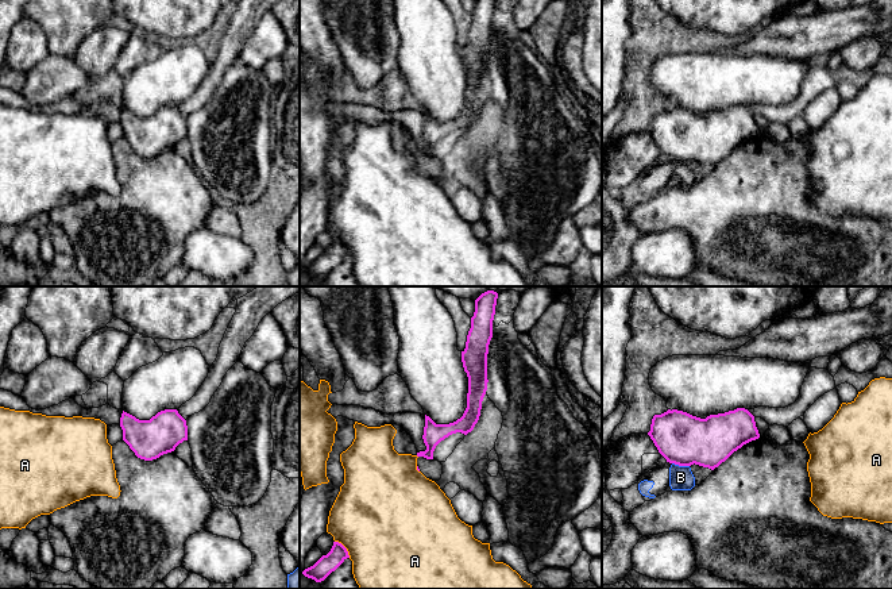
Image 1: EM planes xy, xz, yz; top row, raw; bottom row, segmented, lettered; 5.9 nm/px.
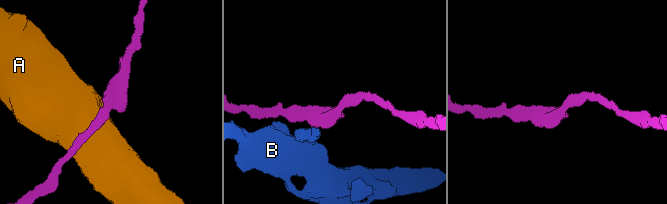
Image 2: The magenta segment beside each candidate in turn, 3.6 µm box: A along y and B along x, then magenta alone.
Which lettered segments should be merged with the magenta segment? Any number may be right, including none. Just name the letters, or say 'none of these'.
none of these

